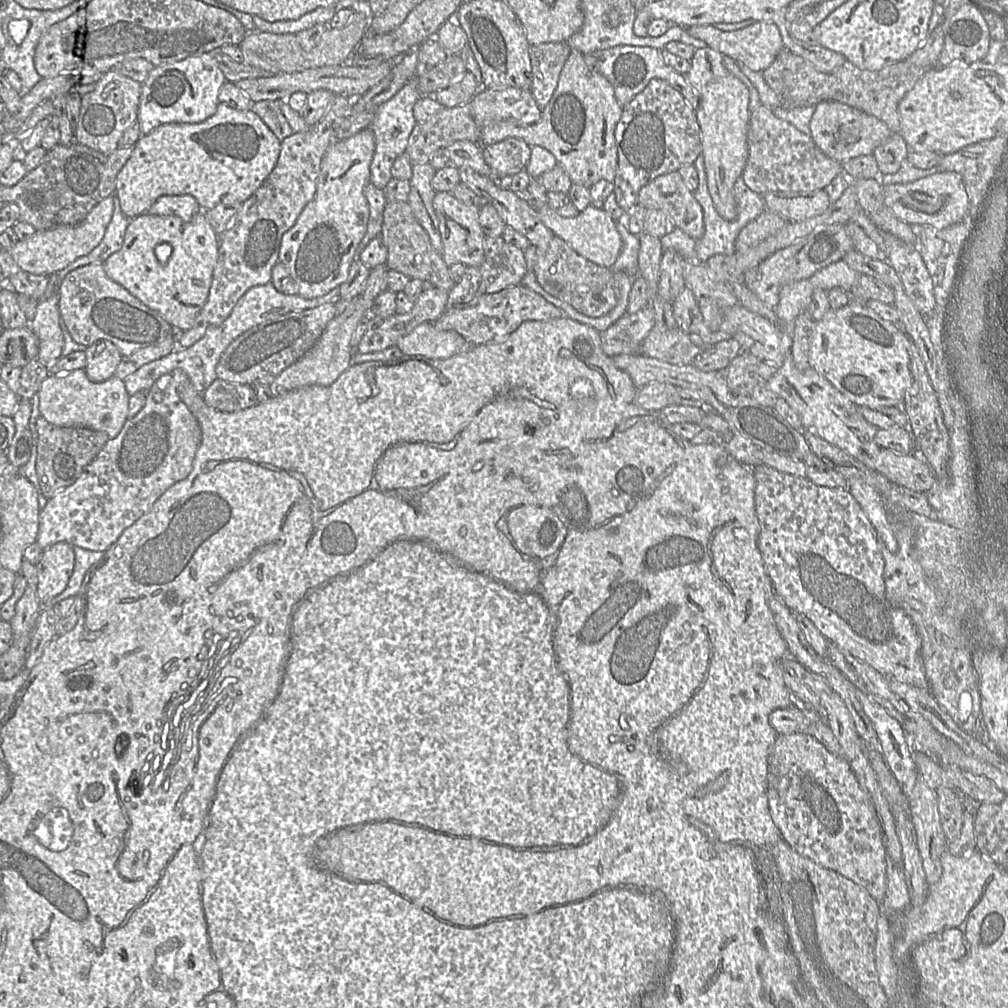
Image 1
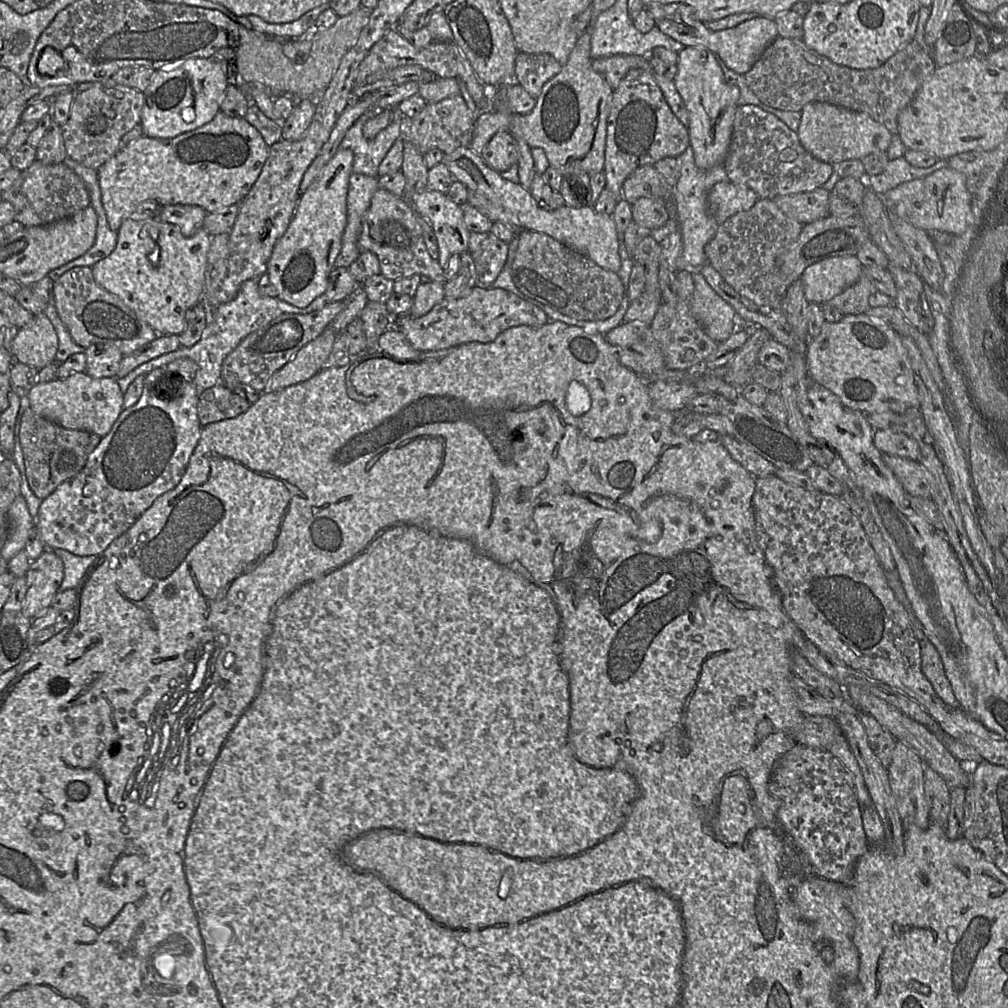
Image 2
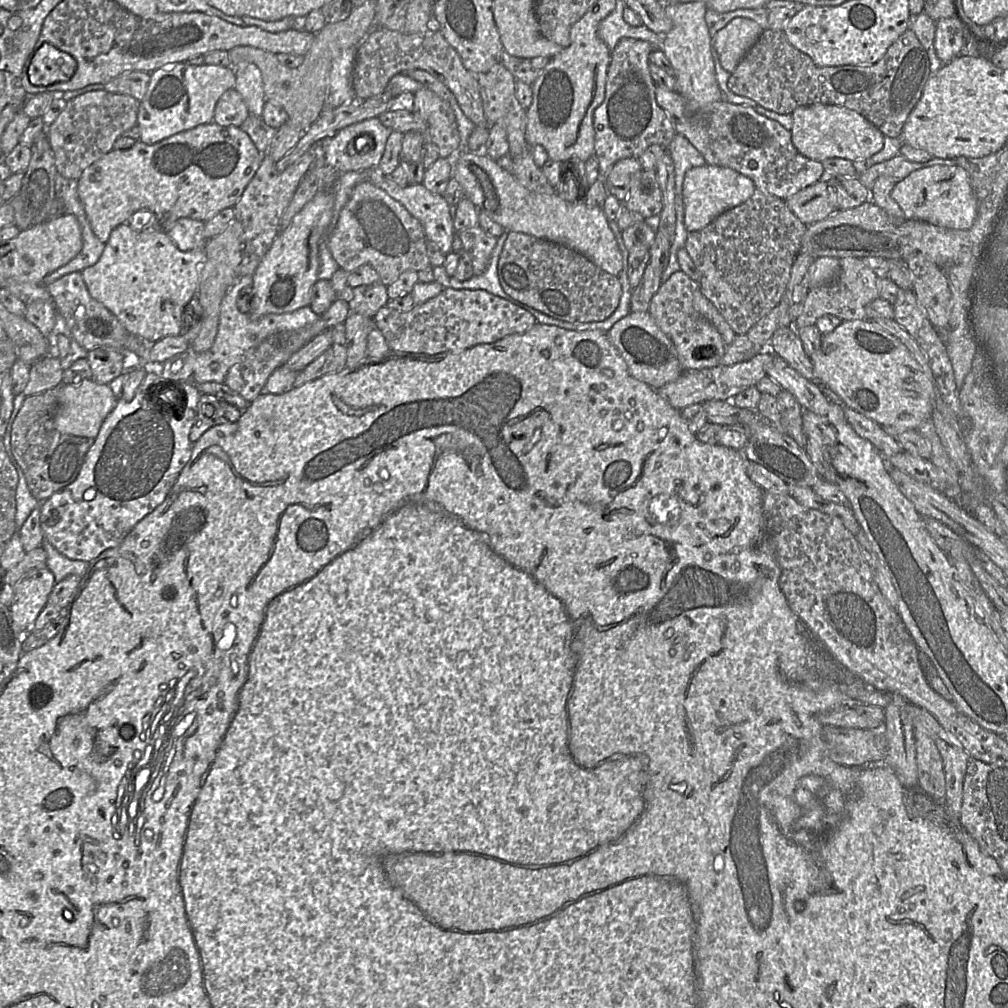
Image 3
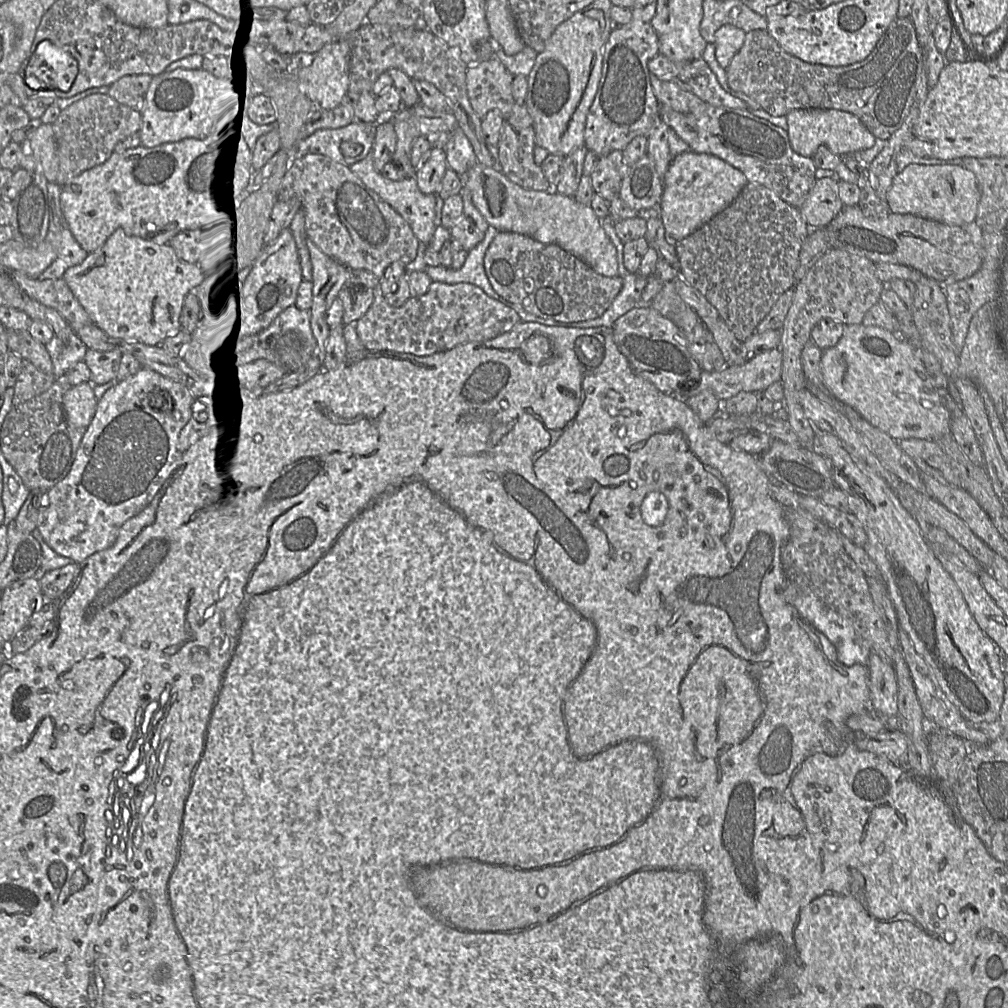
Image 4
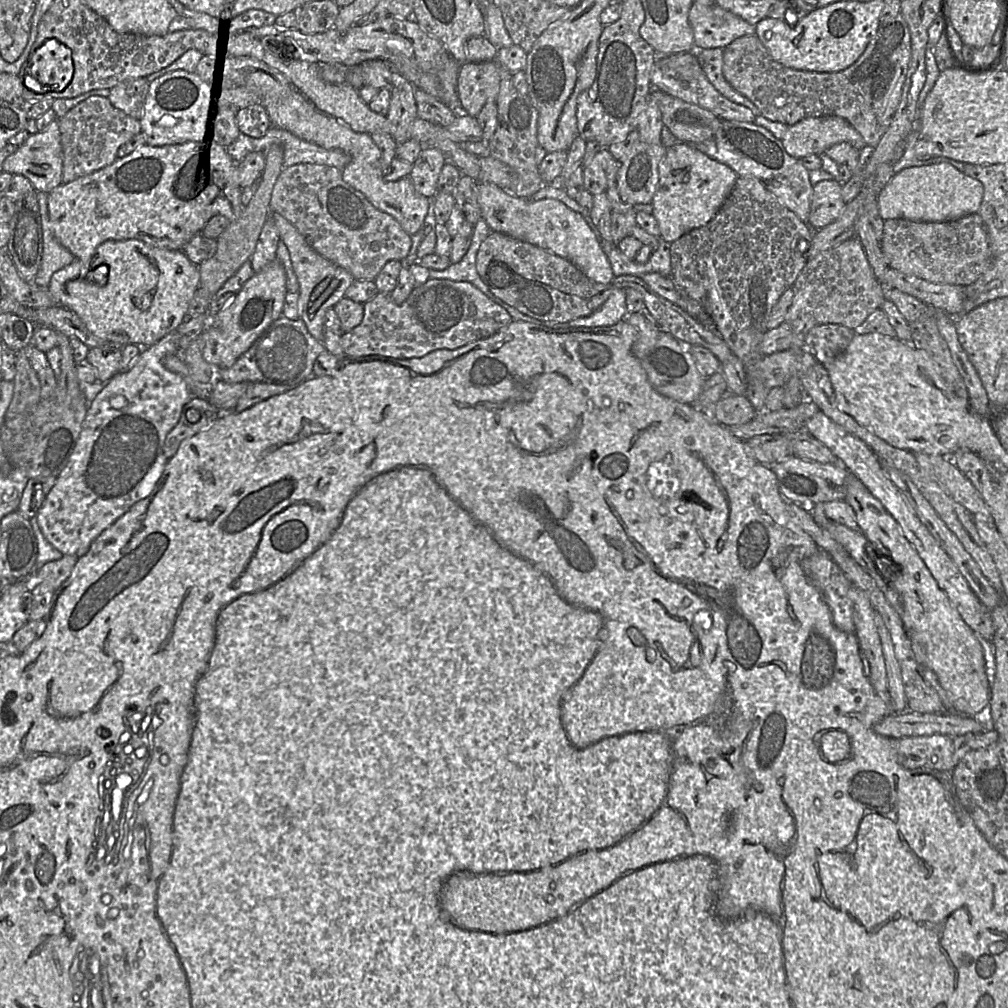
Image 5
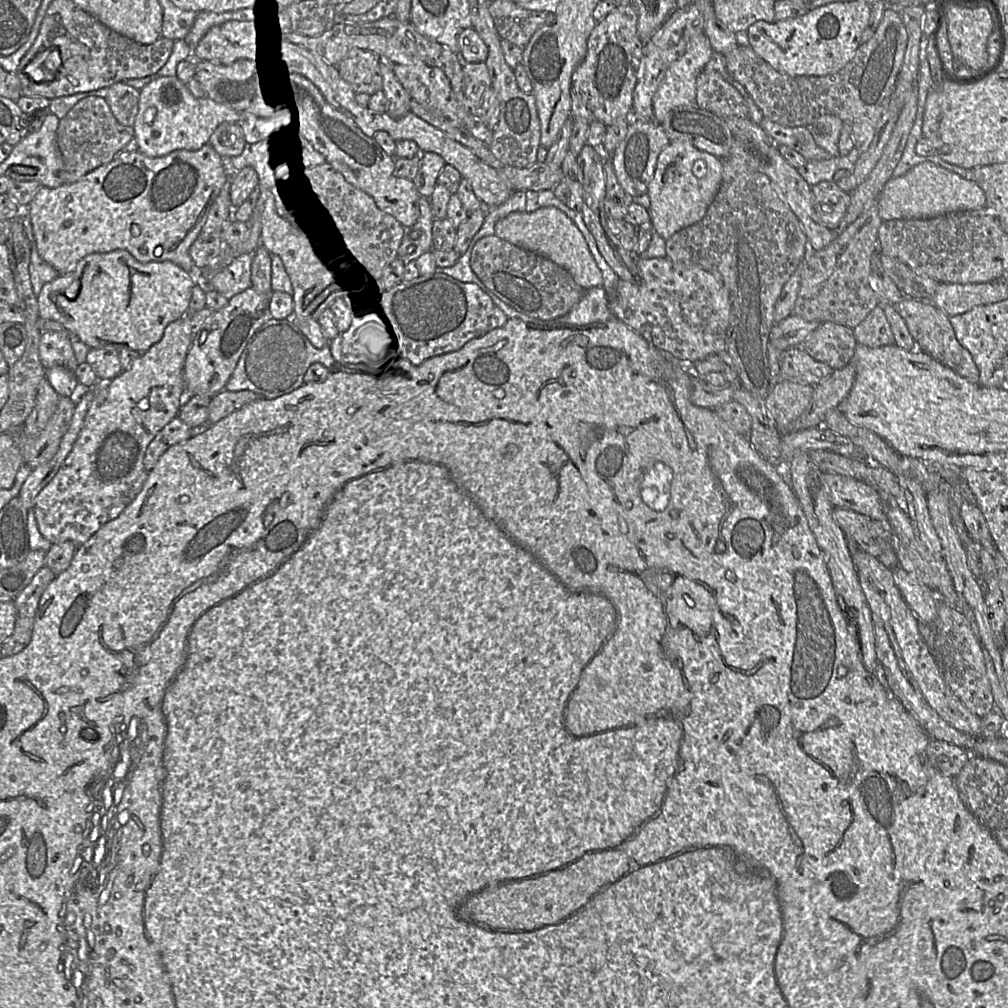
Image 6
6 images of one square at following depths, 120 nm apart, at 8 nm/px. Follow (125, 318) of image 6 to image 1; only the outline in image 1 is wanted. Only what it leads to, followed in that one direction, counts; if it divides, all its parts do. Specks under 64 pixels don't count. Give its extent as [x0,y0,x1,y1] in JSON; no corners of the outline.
[103,210,219,332]

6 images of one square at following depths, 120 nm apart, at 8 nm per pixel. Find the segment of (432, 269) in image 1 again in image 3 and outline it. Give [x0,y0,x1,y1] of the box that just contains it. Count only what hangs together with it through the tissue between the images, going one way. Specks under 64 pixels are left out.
[325,180,432,286]

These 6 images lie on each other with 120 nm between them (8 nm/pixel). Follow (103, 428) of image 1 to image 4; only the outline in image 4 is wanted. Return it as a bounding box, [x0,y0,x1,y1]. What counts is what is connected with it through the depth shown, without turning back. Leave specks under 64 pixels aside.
[63,383,97,429]

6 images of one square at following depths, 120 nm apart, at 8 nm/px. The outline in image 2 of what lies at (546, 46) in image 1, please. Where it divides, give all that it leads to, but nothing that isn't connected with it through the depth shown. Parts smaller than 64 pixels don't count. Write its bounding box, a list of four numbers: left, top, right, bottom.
[515,52,562,99]

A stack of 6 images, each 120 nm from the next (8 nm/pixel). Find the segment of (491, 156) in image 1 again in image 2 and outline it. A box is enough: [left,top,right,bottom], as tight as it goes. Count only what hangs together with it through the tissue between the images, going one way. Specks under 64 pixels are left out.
[481,132,518,173]

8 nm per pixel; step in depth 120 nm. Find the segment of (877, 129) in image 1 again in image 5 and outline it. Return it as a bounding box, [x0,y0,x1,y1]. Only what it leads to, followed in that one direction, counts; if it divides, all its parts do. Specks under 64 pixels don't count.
[782,116,866,159]

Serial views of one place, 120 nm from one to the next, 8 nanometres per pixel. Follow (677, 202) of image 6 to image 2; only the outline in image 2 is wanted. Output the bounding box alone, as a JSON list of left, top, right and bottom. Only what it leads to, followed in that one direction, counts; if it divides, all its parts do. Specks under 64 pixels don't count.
[707,181,758,224]

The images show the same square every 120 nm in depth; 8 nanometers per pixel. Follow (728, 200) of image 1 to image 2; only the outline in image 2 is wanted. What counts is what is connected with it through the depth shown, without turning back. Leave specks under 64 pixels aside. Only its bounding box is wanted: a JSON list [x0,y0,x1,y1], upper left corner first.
[674,46,740,169]

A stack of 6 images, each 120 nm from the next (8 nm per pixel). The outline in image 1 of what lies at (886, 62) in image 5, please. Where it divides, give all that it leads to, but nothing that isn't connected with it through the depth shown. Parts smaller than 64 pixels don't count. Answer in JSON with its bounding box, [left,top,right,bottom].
[762,49,929,134]

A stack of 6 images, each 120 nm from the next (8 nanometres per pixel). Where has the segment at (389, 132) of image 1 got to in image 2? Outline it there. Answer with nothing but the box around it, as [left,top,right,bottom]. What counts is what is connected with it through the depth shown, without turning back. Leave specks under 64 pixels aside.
[340,110,407,178]

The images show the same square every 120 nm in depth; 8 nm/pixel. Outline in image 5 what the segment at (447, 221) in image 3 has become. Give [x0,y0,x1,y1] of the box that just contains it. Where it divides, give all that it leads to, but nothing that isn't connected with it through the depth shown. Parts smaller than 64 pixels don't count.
[213,56,430,235]

